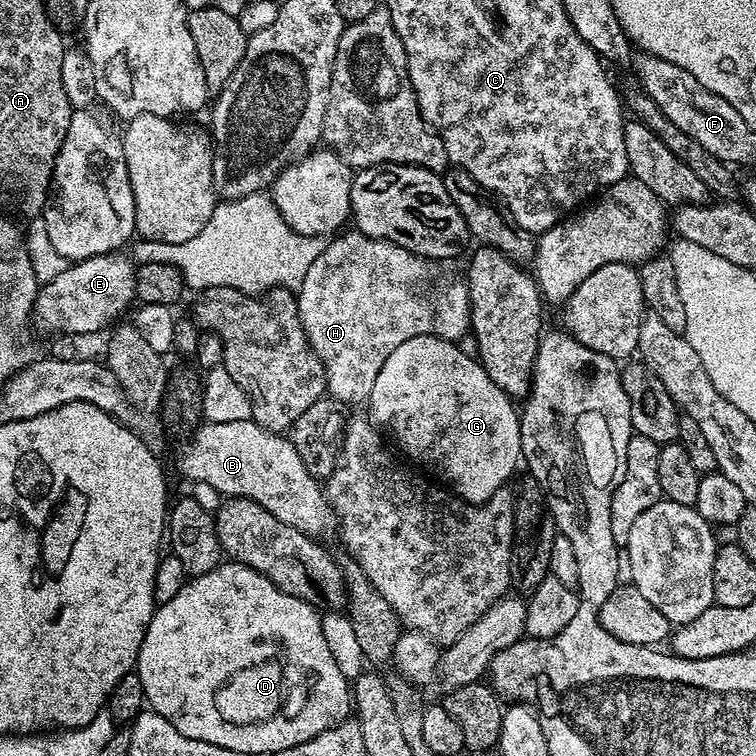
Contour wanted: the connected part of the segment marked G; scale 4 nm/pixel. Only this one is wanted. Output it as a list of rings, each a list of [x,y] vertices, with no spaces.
[[[419,336],[418,338],[410,338],[406,342],[402,342],[402,346],[398,346],[398,350],[394,350],[394,354],[390,354],[390,358],[386,358],[386,362],[382,362],[382,370],[378,370],[378,378],[374,378],[374,390],[370,390],[370,394],[368,395],[366,409],[368,408],[369,413],[367,412],[367,415],[370,417],[373,425],[379,426],[385,433],[388,431],[396,439],[397,445],[395,444],[395,447],[401,453],[404,451],[405,454],[403,453],[403,455],[409,461],[412,459],[417,460],[420,464],[425,464],[440,479],[437,481],[447,485],[455,495],[459,496],[467,504],[485,504],[495,492],[499,492],[501,488],[509,483],[508,479],[511,478],[512,471],[516,468],[516,463],[518,465],[521,463],[520,417],[517,405],[512,405],[515,404],[513,397],[507,396],[492,381],[490,374],[475,355],[467,356],[460,347],[459,343],[451,340],[443,340],[437,336]]]

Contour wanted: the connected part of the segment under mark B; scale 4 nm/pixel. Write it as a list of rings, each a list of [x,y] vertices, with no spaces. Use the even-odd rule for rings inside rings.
[[[253,419],[204,422],[192,434],[192,440],[185,442],[176,460],[188,482],[210,482],[221,497],[241,496],[258,502],[266,506],[274,518],[286,522],[286,526],[294,526],[313,538],[324,538],[327,532],[337,531],[336,515],[328,504],[321,481],[306,470],[287,435],[266,430]]]

